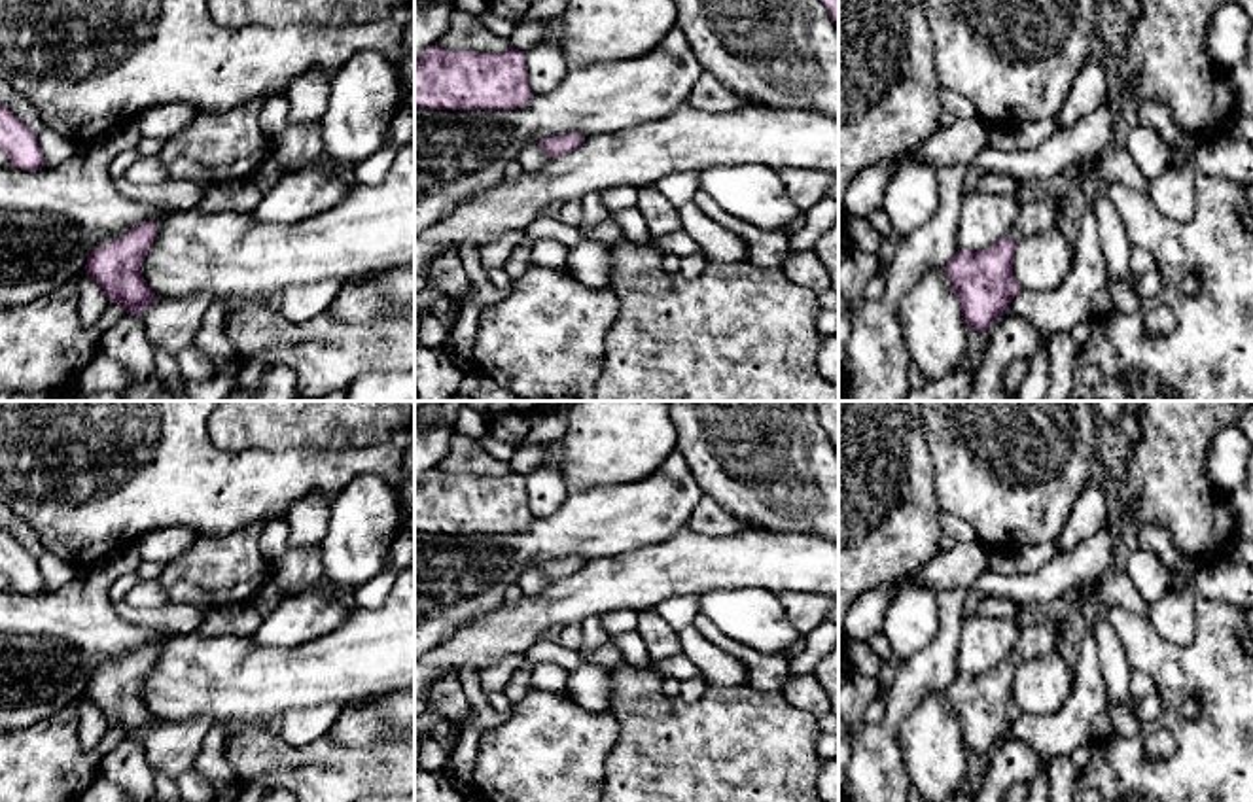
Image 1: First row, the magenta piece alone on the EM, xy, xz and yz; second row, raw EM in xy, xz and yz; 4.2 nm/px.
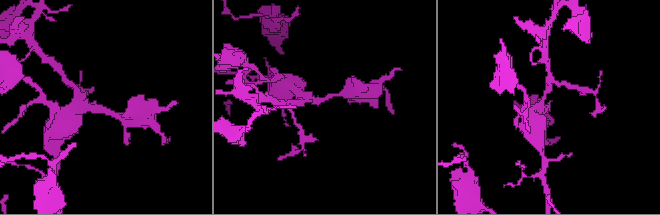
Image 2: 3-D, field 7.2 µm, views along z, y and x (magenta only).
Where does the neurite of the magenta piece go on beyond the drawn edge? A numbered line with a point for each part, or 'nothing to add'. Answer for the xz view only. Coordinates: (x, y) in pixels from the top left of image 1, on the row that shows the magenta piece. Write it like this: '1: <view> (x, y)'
1: xz (532, 157)

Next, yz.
1: yz (1038, 212)

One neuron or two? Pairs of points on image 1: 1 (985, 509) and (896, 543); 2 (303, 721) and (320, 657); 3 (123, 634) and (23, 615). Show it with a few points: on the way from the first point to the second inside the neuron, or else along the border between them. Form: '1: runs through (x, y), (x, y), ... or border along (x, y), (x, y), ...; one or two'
1: border along (932, 470), (932, 488), (943, 513); two
2: border along (351, 698), (290, 708), (277, 727); two
3: runs through (99, 632), (48, 630); one

